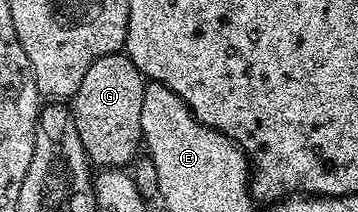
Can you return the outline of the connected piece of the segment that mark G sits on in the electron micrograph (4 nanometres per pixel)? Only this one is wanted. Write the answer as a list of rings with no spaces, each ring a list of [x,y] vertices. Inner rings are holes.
[[[124,53],[99,57],[91,69],[87,69],[83,81],[79,81],[79,89],[73,94],[71,110],[75,129],[79,129],[79,141],[83,141],[83,149],[89,157],[90,164],[101,169],[125,169],[138,158],[142,150],[141,138],[141,110],[143,109],[143,93],[145,92],[146,78]]]

